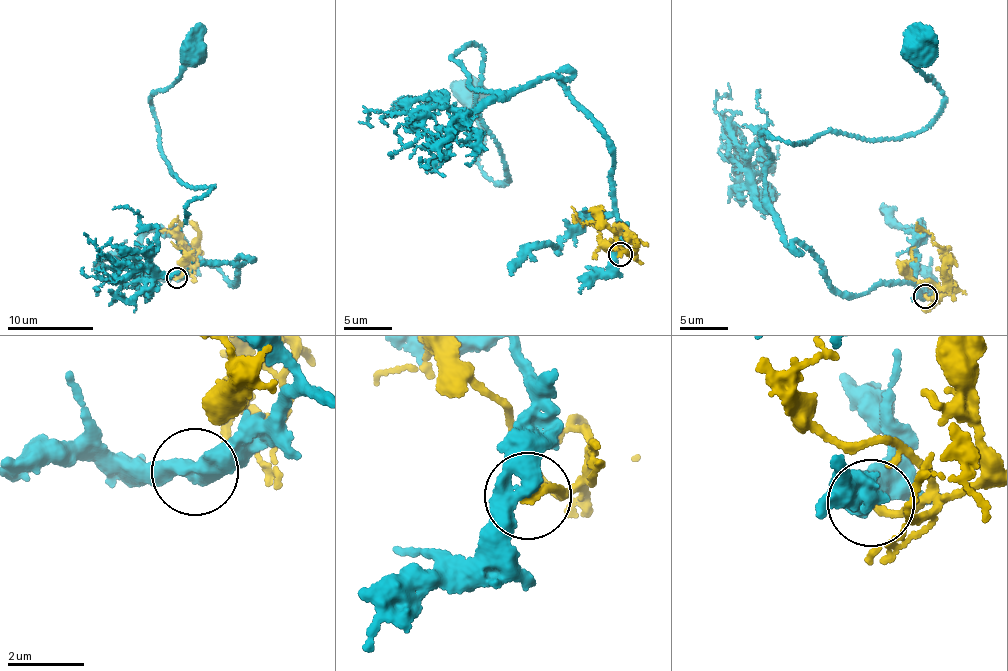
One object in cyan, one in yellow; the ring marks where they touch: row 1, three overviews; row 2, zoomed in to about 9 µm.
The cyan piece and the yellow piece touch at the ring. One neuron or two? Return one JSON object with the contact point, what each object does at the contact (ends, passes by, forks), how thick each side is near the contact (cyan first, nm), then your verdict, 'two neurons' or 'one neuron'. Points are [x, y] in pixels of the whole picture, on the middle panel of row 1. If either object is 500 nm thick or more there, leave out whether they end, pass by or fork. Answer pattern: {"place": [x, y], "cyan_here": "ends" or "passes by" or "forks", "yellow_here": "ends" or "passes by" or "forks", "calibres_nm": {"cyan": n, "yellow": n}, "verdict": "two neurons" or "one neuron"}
{"place": [620, 254], "cyan_here": "passes by", "yellow_here": "ends", "calibres_nm": {"cyan": 460, "yellow": 200}, "verdict": "two neurons"}

